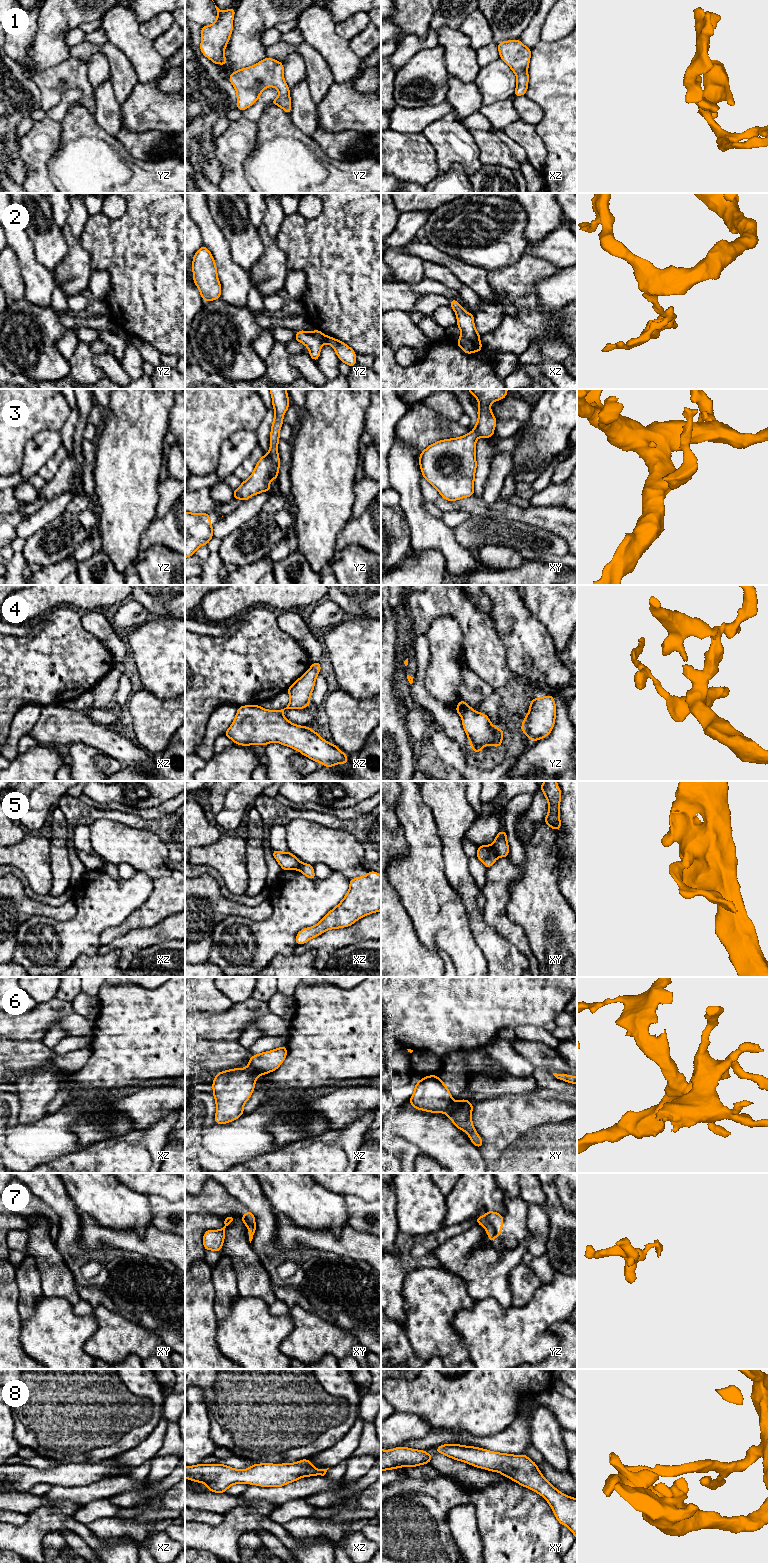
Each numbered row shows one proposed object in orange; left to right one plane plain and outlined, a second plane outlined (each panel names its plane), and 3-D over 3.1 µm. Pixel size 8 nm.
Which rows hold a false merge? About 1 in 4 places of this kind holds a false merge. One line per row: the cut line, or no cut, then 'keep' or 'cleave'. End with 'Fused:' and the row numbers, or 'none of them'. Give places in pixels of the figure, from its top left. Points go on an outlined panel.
1: no cut | keep
2: no cut | keep
3: no cut | keep
4: yz (470, 707), (461, 716) | cleave
5: xy (491, 845), (498, 856) | cleave
6: xz (248, 1066), (259, 1075) | cleave
7: yz (484, 1216), (496, 1236) | cleave
8: no cut | keep
Fused: 4, 5, 6, 7

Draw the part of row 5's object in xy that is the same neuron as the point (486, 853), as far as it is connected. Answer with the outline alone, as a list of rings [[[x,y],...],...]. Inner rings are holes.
[[[480,845],[477,850],[476,857],[485,865],[487,869],[490,868],[498,858],[492,845]]]

